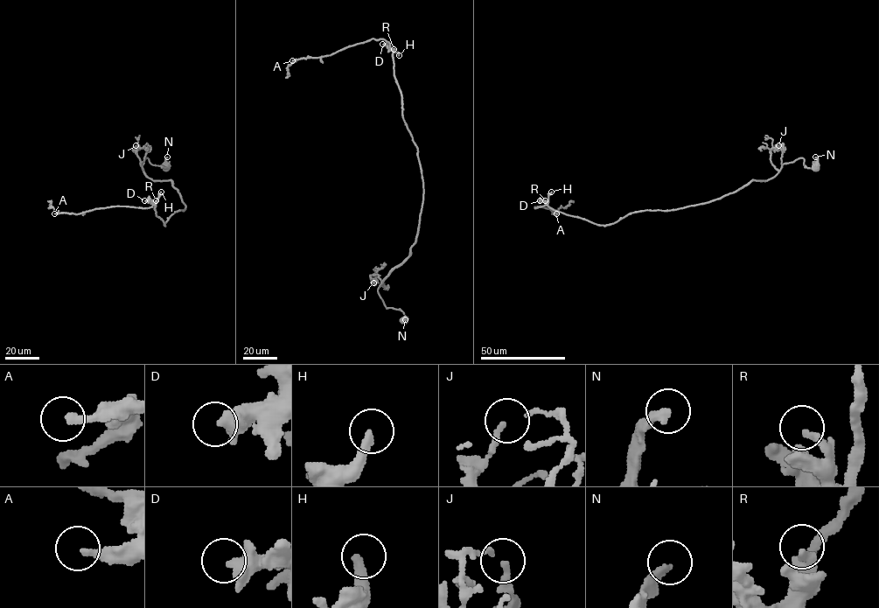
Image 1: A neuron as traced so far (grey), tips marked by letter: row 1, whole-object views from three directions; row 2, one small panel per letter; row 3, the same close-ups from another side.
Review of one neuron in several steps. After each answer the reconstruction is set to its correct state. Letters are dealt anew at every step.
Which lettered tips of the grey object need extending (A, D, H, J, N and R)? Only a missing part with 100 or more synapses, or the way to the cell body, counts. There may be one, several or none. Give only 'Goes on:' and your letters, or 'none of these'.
Goes on: A, H

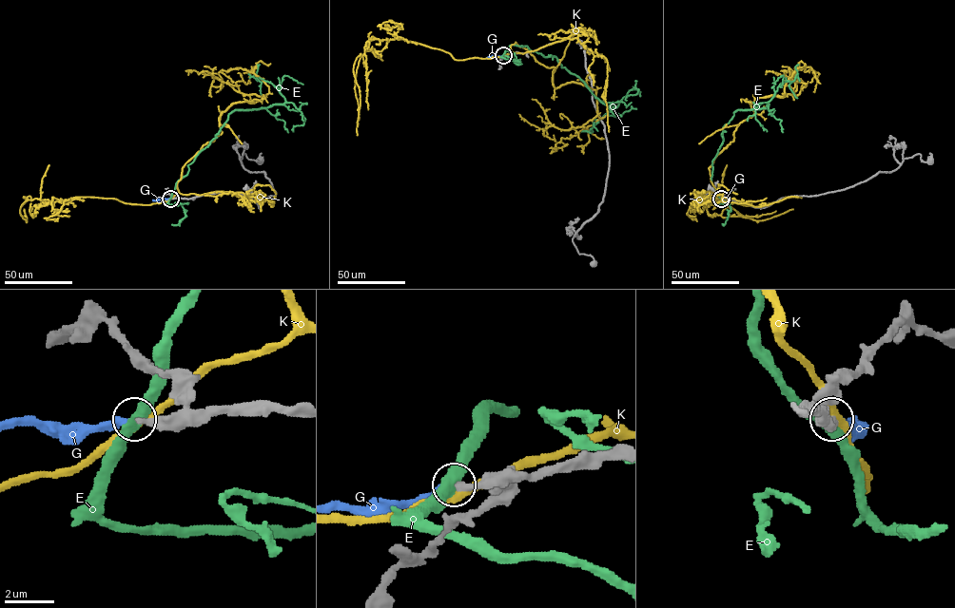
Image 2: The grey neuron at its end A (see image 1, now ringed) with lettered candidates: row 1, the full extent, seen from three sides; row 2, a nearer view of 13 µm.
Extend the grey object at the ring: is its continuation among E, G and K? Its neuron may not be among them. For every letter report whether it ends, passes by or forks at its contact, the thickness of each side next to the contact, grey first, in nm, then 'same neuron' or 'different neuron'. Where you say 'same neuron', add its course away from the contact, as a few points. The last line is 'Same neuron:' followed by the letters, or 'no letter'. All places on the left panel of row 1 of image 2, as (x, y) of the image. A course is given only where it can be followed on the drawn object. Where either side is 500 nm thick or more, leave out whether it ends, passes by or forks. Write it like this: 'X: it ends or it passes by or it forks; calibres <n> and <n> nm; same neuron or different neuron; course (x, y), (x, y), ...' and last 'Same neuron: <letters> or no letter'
E: it passes by; calibres 320 and 400 nm; different neuron
G: it ends; calibres 280 and 320 nm; same neuron; course (170, 198), (152, 200)
K: it passes by; calibres 400 and 280 nm; different neuron
Same neuron: G

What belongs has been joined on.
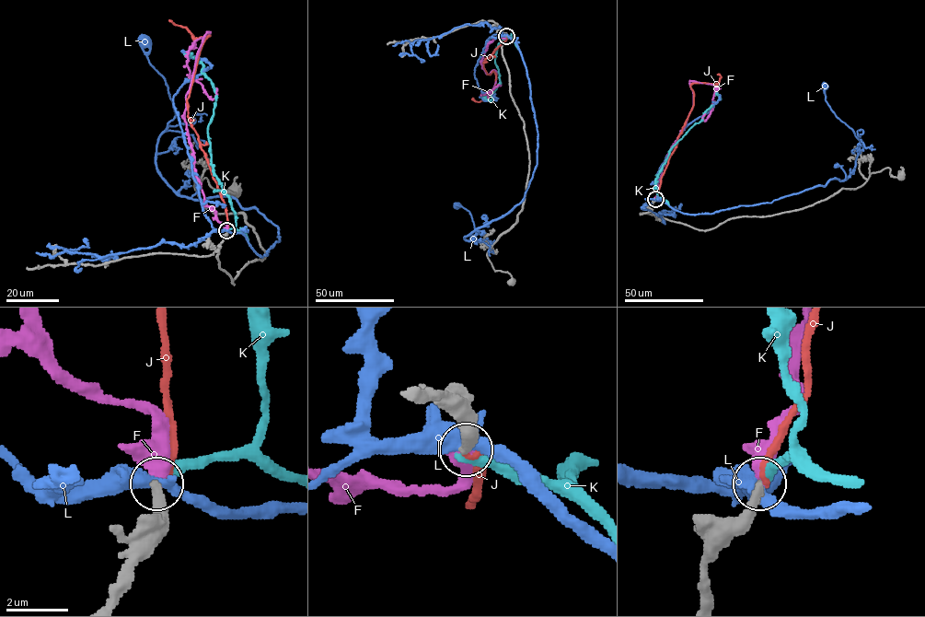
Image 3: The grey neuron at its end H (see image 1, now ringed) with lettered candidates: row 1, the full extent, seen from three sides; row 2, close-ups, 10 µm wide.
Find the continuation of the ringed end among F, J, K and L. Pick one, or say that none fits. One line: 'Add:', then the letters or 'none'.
Add: F

